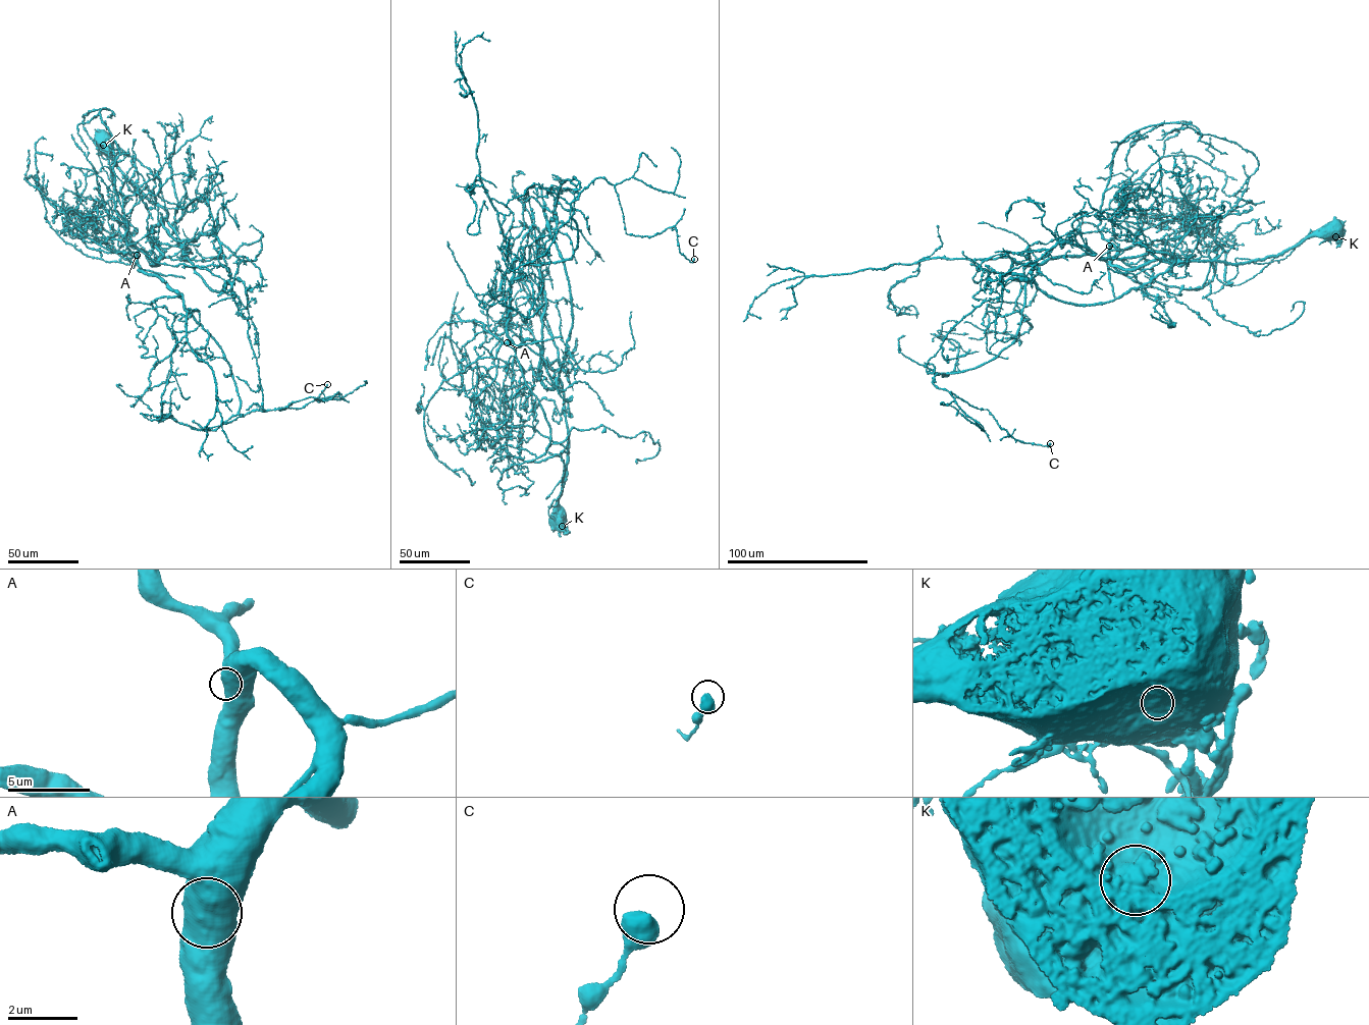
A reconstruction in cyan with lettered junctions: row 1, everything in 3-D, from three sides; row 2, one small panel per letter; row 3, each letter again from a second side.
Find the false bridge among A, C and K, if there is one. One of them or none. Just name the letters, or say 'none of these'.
K

